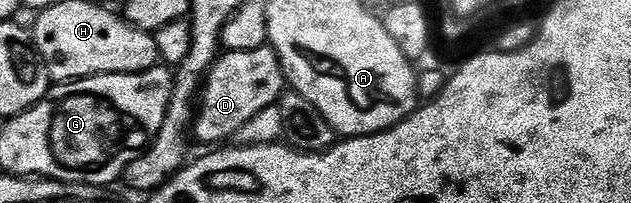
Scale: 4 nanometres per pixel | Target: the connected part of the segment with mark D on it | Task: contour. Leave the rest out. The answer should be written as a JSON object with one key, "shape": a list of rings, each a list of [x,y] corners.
{"shape":[[[265,46],[254,50],[231,50],[225,51],[217,56],[206,75],[203,77],[202,87],[198,95],[198,107],[195,109],[195,119],[191,123],[190,132],[200,144],[212,144],[217,142],[228,142],[233,138],[239,137],[242,126],[246,126],[246,122],[250,122],[250,118],[254,118],[254,114],[258,114],[262,110],[273,107],[279,101],[280,97],[286,91],[286,81],[284,72],[280,68],[280,59],[276,56],[275,50],[270,46]]]}

